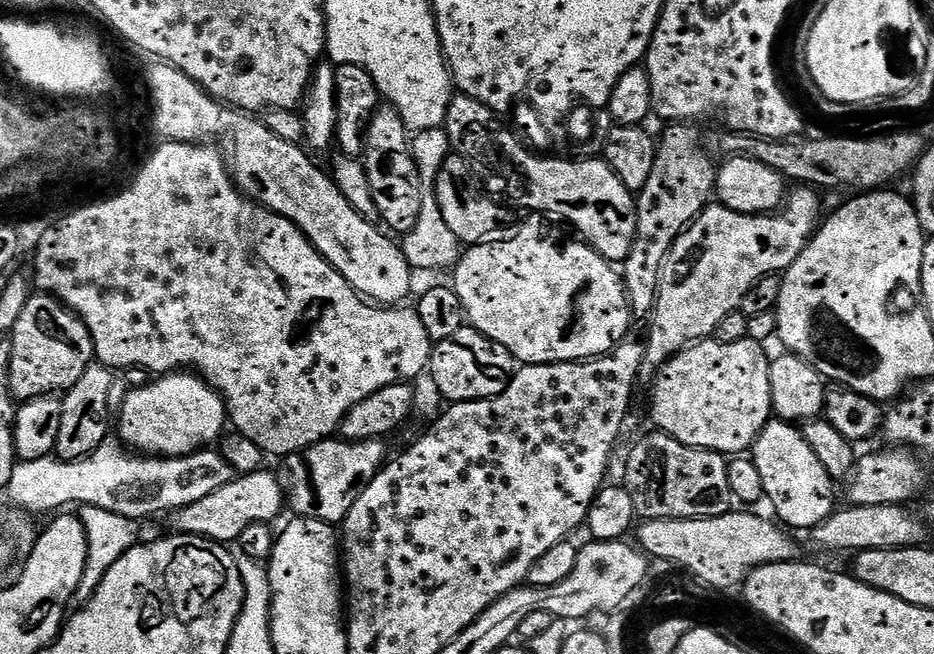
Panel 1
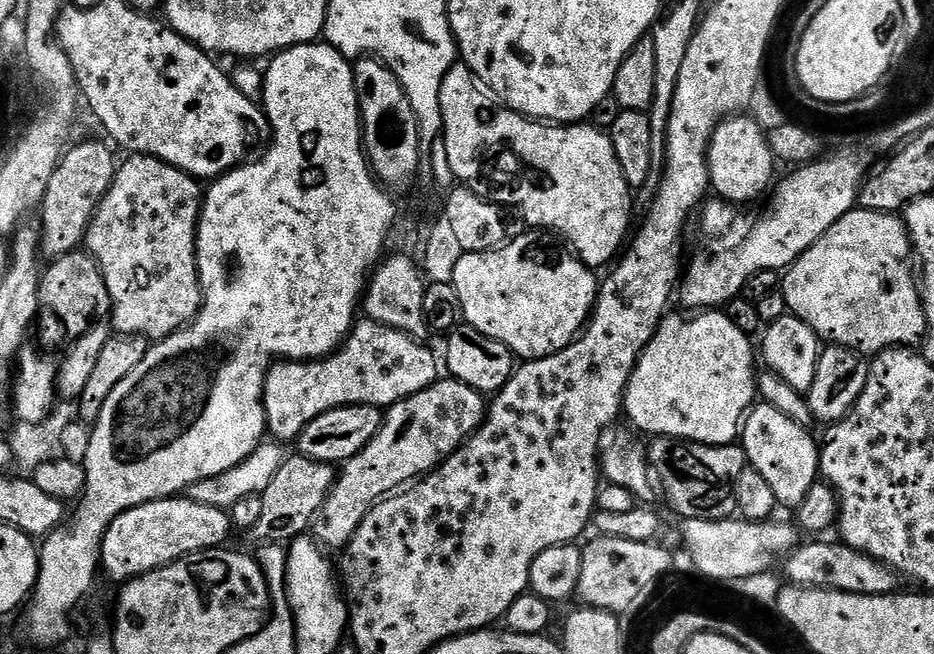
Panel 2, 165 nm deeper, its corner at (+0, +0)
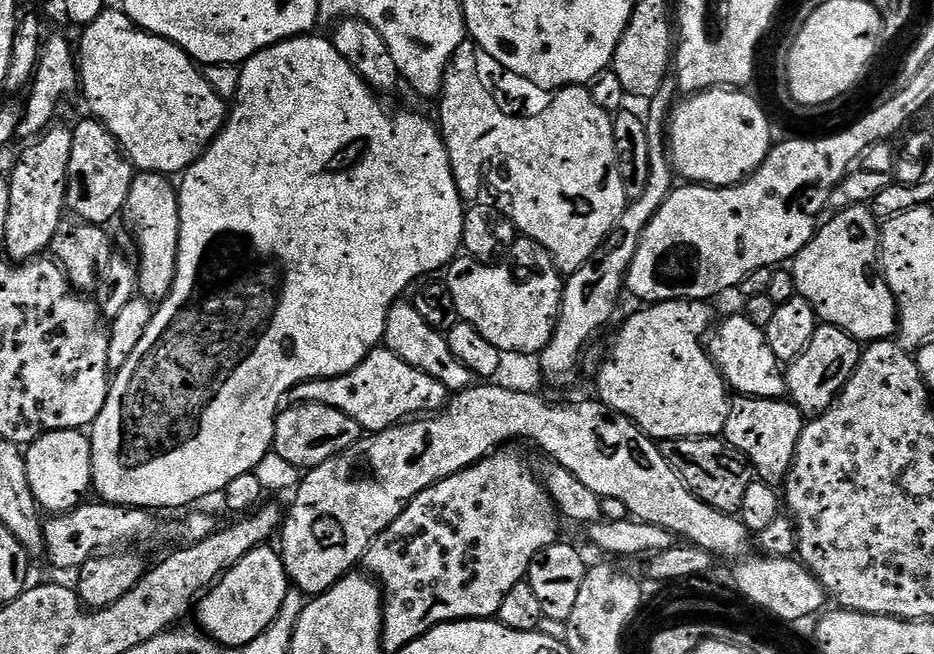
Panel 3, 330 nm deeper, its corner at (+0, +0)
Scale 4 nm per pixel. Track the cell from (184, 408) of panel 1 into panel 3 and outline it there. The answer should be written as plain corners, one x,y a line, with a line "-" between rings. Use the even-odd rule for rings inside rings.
305,34
305,35
302,35
302,36
293,36
293,37
292,37
292,39
291,39
291,40
283,40
283,41
282,41
282,42
281,42
281,44
271,44
271,46
270,46
270,47
269,47
269,48
264,48
264,49
263,49
263,50
261,50
261,51
260,51
260,52
256,52
256,53
254,53
254,55
252,55
252,56
251,56
251,58
249,58
249,60
246,60
246,61
244,61
244,63
243,63
243,65
242,65
242,67
241,67
241,68
240,68
240,85
239,85
239,86
238,86
238,90
237,90
237,91
236,91
236,95
235,95
235,97
234,97
234,103
236,103
236,105
235,105
235,104
234,104
234,103
233,103
233,104
232,104
232,105
231,105
231,108
230,108
230,111
229,111
229,114
228,114
228,118
227,118
227,121
226,121
226,123
225,123
225,126
224,126
224,129
223,129
223,130
221,130
221,132
219,132
219,133
218,133
218,135
217,135
217,136
216,136
216,138
215,138
215,140
213,140
213,141
212,141
212,144
211,144
211,146
210,146
210,147
209,147
209,148
208,148
208,151
206,151
206,152
203,152
203,153
202,153
202,154
201,154
201,155
200,155
200,157
198,157
198,158
197,158
197,159
196,159
196,160
195,160
195,161
194,161
194,163
192,163
192,165
190,165
190,166
189,166
189,167
188,167
188,170
187,170
187,172
185,172
185,173
183,173
183,175
181,175
181,176
180,176
180,177
179,177
179,180
178,180
178,195
179,195
179,197
180,197
180,237
179,237
179,238
178,238
178,266
177,266
177,267
176,267
176,277
175,277
175,278
174,278
174,282
173,282
173,283
172,283
172,289
171,289
171,290
170,290
170,294
169,294
169,295
168,295
168,296
167,296
167,298
165,298
165,300
161,300
161,301
159,301
159,304
158,304
158,307
157,307
157,308
156,308
156,309
155,309
155,311
153,311
153,314
152,314
152,321
151,321
151,322
150,322
150,326
146,326
146,334
142,334
142,342
138,342
138,346
137,346
137,347
136,347
136,348
135,348
135,350
134,350
134,354
130,354
130,359
128,359
128,361
127,361
127,362
126,362
126,366
122,366
122,367
121,367
121,368
119,368
119,369
118,369
118,371
117,371
117,372
116,372
116,373
115,373
115,376
114,376
114,379
113,379
113,380
112,380
112,381
111,381
111,384
110,384
110,387
109,387
109,389
108,389
108,397
107,397
107,398
106,398
106,406
102,406
102,414
98,414
98,418
97,418
97,419
96,419
96,420
95,420
95,422
94,422
94,423
93,423
93,424
92,424
92,426
91,426
91,429
90,429
90,439
91,439
91,441
92,441
92,488
93,488
93,489
94,489
94,492
97,492
97,494
98,494
98,495
100,495
100,496
97,496
97,497
99,497
99,499
100,499
100,500
101,500
101,501
104,501
104,502
107,502
107,503
109,503
109,504
122,504
122,505
124,505
124,507
125,507
125,508
127,508
127,509
129,509
129,508
143,508
143,509
145,509
145,510
157,510
157,509
156,509
156,508
184,508
184,507
185,507
185,508
184,508
184,509
187,509
187,508
188,508
188,507
189,507
189,506
192,506
192,505
188,505
188,506
187,506
187,504
192,504
192,503
194,503
194,502
195,502
195,500
204,500
204,499
206,499
206,498
207,498
207,496
212,496
212,495
214,495
214,494
215,494
215,492
216,492
216,495
217,495
217,494
220,494
220,493
223,493
223,491
224,491
224,488
225,488
225,487
226,487
226,486
227,486
227,485
228,485
228,483
230,483
230,481
232,481
232,480
233,480
233,479
234,479
234,478
238,478
238,477
239,477
239,476
240,476
240,475
242,475
242,474
246,474
246,473
247,473
247,472
255,472
255,471
256,471
256,467
257,467
257,466
258,466
258,462
262,462
262,458
266,458
266,454
267,454
267,453
268,453
268,452
270,452
270,451
273,451
273,448
274,448
274,430
275,430
275,429
276,429
276,418
277,418
277,415
278,415
278,413
279,413
279,412
280,412
280,411
281,411
281,408
282,408
282,403
281,403
281,404
280,404
280,399
282,399
282,398
283,398
283,396
285,396
285,397
287,397
287,396
288,396
288,395
289,395
289,393
291,393
291,391
292,391
292,389
293,389
293,388
296,388
296,387
297,387
297,386
298,386
298,385
299,385
299,384
304,384
304,383
306,383
306,381
308,381
308,380
329,380
329,379
330,379
330,378
334,378
334,377
335,377
335,376
341,376
341,375
342,375
342,374
346,374
346,373
347,373
347,372
349,372
349,371
350,371
350,370
354,370
354,369
355,369
355,368
356,368
356,367
358,367
358,365
359,365
359,364
360,364
360,363
362,363
362,361
364,361
364,360
365,360
365,358
367,358
367,356
368,356
368,355
369,355
369,354
370,354
370,353
371,353
371,352
373,352
373,350
374,350
374,349
375,349
375,348
378,348
378,347
381,347
381,344
382,344
382,341
383,341
383,339
384,339
384,331
385,331
385,330
386,330
386,320
387,320
387,318
388,318
388,315
389,315
389,314
390,314
390,310
391,310
391,309
392,309
392,308
393,308
393,307
394,307
394,306
395,306
395,304
397,304
397,303
398,303
398,301
399,301
399,300
400,300
400,299
401,299
401,297
403,297
403,296
400,296
400,295
402,295
402,294
403,294
403,292
404,292
404,291
406,291
406,290
407,290
407,288
408,288
408,287
410,287
410,288
409,288
409,289
411,289
411,288
412,288
412,287
413,287
413,285
415,285
415,284
416,284
416,283
417,283
417,281
416,281
416,282
415,282
415,280
416,280
416,279
418,279
418,278
419,278
419,276
428,276
428,275
430,275
430,274
431,274
431,272
436,272
436,271
438,271
438,270
439,270
439,268
444,268
444,267
446,267
446,266
447,266
447,264
448,264
448,263
450,263
450,262
451,262
451,260
452,260
452,259
454,259
454,258
455,258
455,256
456,256
456,255
458,255
458,254
459,254
459,255
461,255
461,252
462,252
462,245
463,245
463,242
464,242
464,214
465,214
465,211
466,211
466,201
465,201
465,199
464,199
464,197
463,197
463,196
461,196
461,195
460,195
460,191
459,191
459,190
458,190
458,186
457,186
457,185
456,185
456,179
455,179
455,178
454,178
454,174
453,174
453,173
452,173
452,163
451,163
451,162
450,162
450,154
449,154
449,153
448,153
448,148
447,148
447,146
446,146
446,145
445,145
445,144
444,144
444,138
443,138
443,135
442,135
442,133
441,133
441,131
440,131
440,129
439,129
439,127
437,127
437,125
436,125
436,124
435,124
435,123
433,123
433,121
432,121
432,124
431,124
431,122
430,122
430,121
428,121
428,120
427,120
427,118
426,118
426,117
424,117
424,116
419,116
419,114
418,114
418,113
416,113
416,112
387,112
387,110
386,110
386,109
384,109
384,108
383,108
383,106
382,106
382,105
380,105
380,100
381,100
381,97
380,97
380,96
379,96
379,95
377,95
377,93
375,93
375,92
373,92
373,91
372,91
372,89
371,89
371,88
369,88
369,86
368,86
368,83
367,83
367,82
365,82
365,80
364,80
364,79
363,79
363,78
361,78
361,77
360,77
360,75
359,75
359,74
358,74
358,73
356,73
356,71
355,71
355,70
353,70
353,69
352,69
352,67
351,67
351,66
350,66
350,62
346,62
346,58
342,58
342,54
338,54
338,50
337,50
337,49
336,49
336,47
335,47
335,46
333,46
333,45
332,45
332,42
331,42
331,39
328,39
328,38
325,38
325,37
324,37
324,40
323,40
323,38
322,38
322,37
320,37
320,36
316,36
316,35
317,35
317,34

